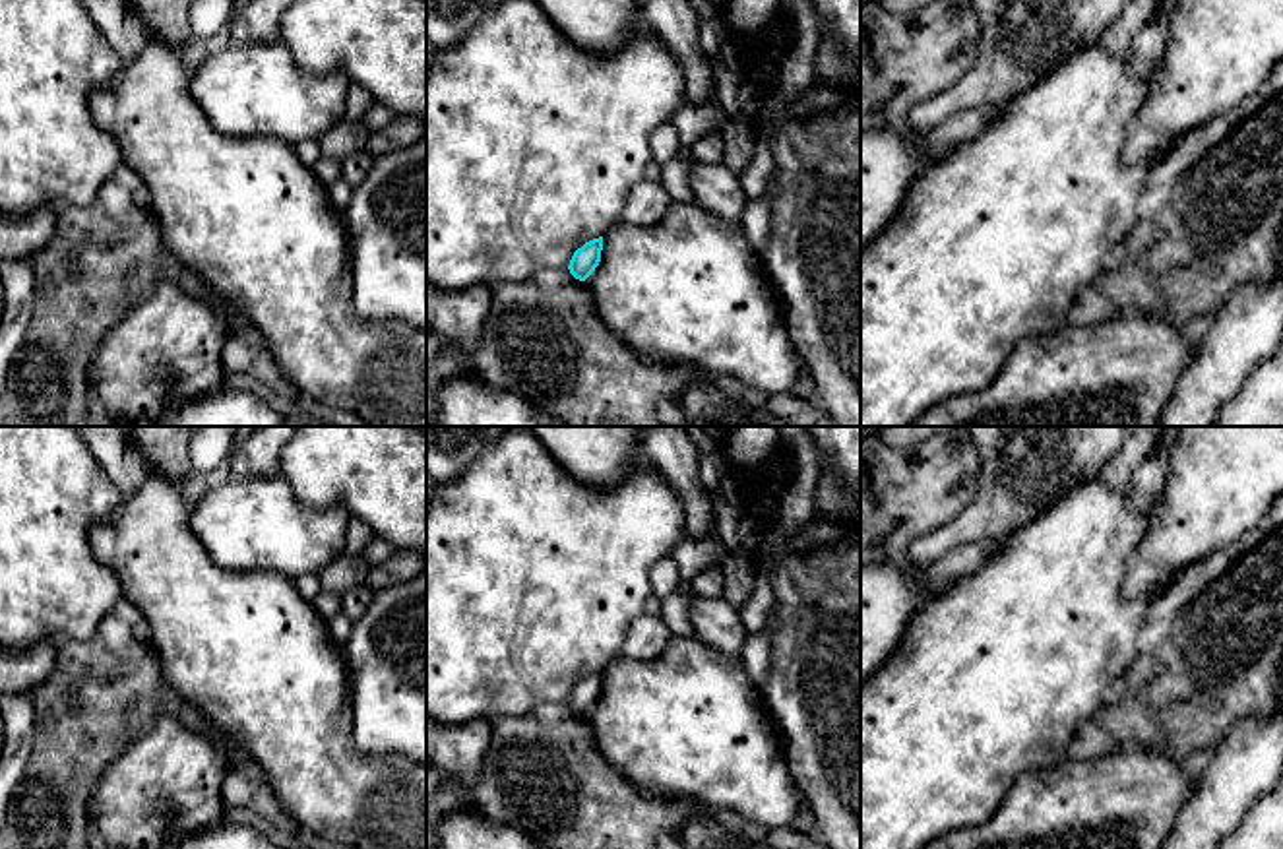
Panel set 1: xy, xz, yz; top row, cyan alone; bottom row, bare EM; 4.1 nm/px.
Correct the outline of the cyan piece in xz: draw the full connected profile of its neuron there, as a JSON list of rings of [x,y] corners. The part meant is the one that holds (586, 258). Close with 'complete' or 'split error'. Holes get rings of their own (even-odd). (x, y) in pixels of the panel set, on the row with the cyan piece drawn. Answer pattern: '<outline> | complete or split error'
[[[603,236],[585,242],[578,248],[568,267],[543,267],[535,271],[533,281],[545,291],[554,291],[562,285],[583,285],[601,262]]] | split error

